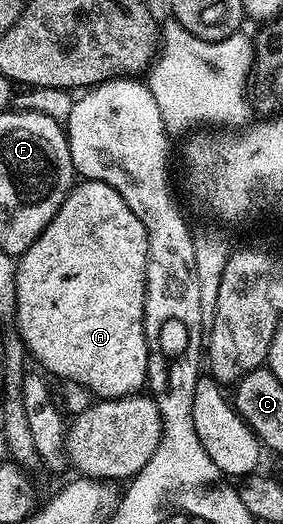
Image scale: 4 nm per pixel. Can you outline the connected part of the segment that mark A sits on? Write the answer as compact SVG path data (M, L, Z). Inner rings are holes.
M82 179L74 183L55 218L47 222L43 234L16 261L16 326L28 355L37 359L50 377L79 382L94 397L118 400L121 396L140 393L149 379L145 337L146 266L147 230L131 214L131 206L103 182Z

